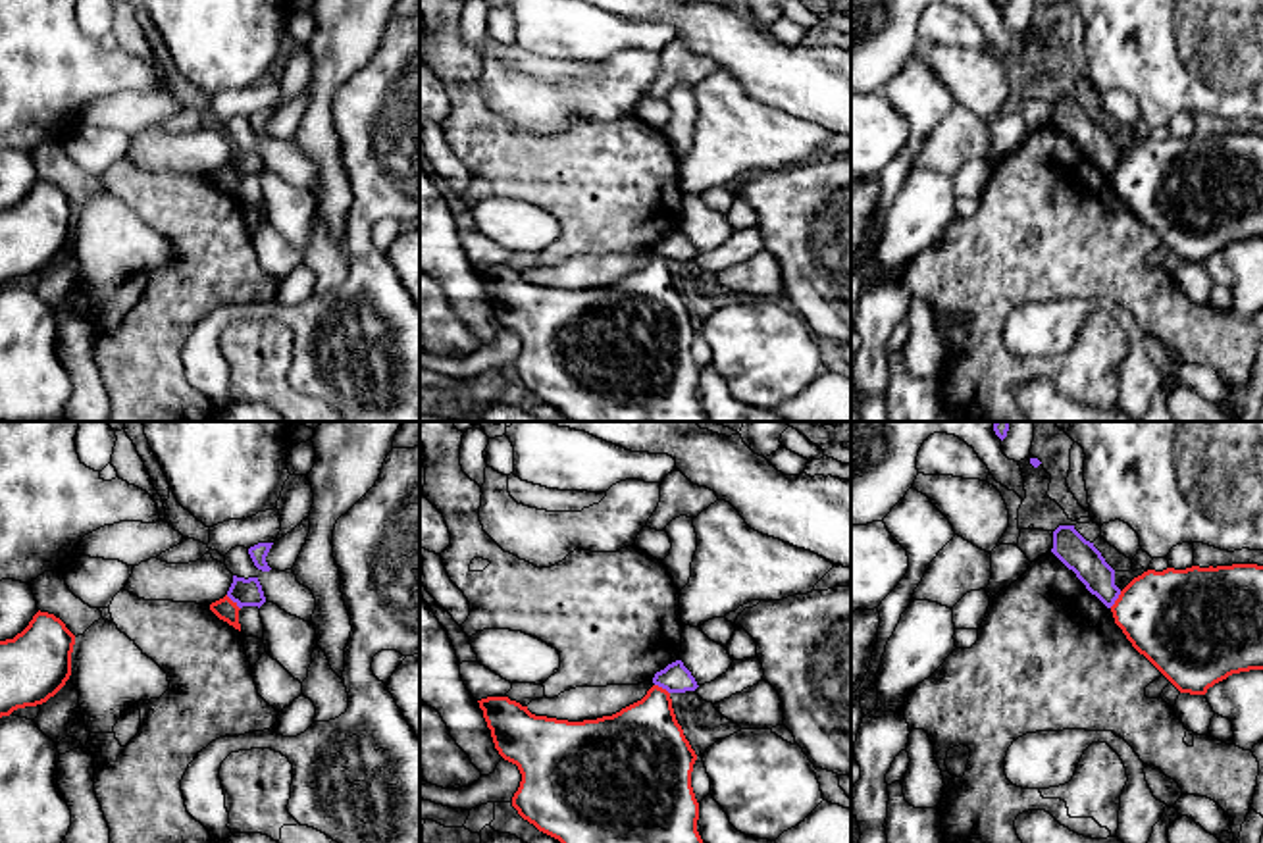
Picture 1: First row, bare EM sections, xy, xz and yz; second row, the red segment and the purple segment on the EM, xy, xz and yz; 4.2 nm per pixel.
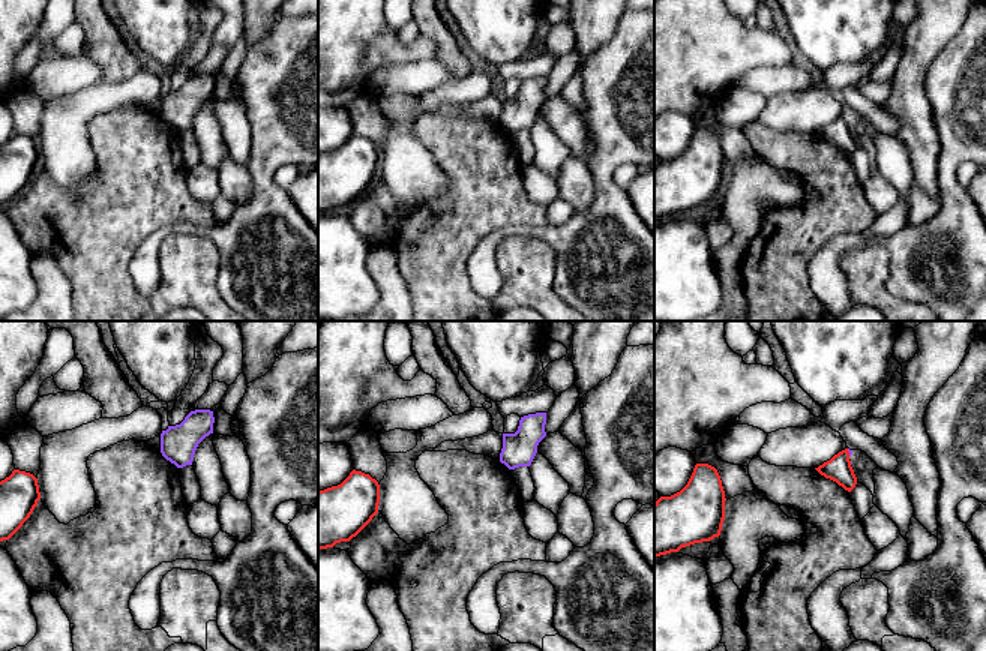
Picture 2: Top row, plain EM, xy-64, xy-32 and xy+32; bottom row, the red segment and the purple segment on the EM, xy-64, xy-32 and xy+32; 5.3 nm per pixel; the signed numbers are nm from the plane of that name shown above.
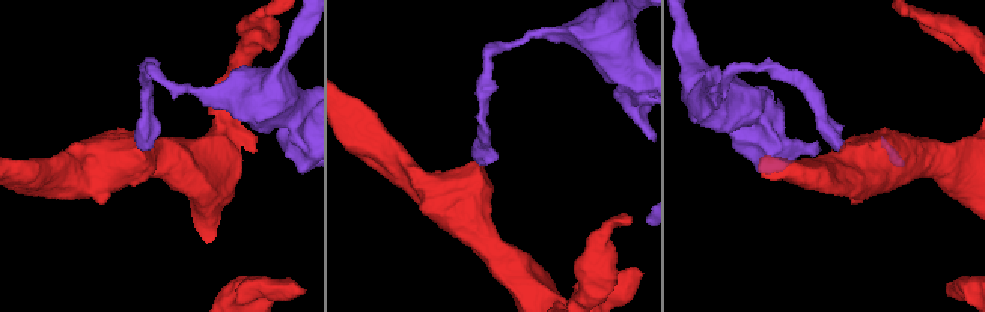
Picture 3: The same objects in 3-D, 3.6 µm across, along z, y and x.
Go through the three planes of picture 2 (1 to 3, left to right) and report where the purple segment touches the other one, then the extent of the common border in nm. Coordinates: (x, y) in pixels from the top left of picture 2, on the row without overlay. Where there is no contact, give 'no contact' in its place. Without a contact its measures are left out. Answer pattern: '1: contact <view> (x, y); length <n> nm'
1: no contact
2: no contact
3: contact xy+32 (848, 116); length 40 nm

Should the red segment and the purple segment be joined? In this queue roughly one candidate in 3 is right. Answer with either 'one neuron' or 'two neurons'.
two neurons

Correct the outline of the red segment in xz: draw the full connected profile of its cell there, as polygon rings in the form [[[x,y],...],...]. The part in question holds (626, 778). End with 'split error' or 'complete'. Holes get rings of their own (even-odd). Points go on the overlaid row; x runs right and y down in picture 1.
[[[653,685],[647,695],[612,716],[568,722],[535,716],[508,697],[477,701],[499,754],[516,764],[522,781],[512,797],[518,814],[560,843],[703,843],[699,803],[691,787],[695,751],[676,720],[670,693]]]; complete

